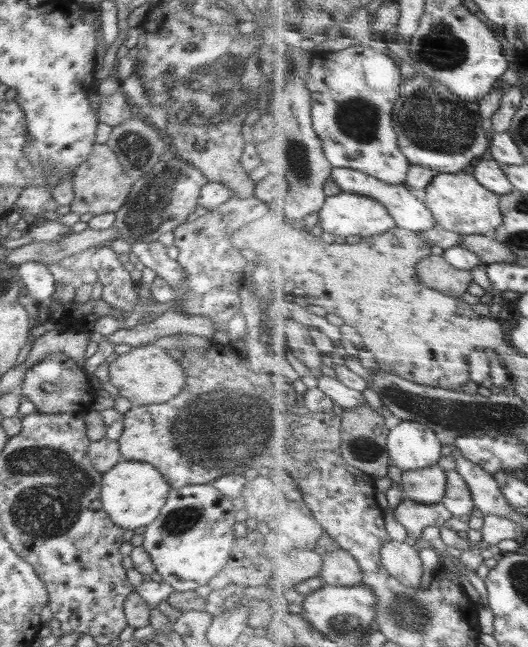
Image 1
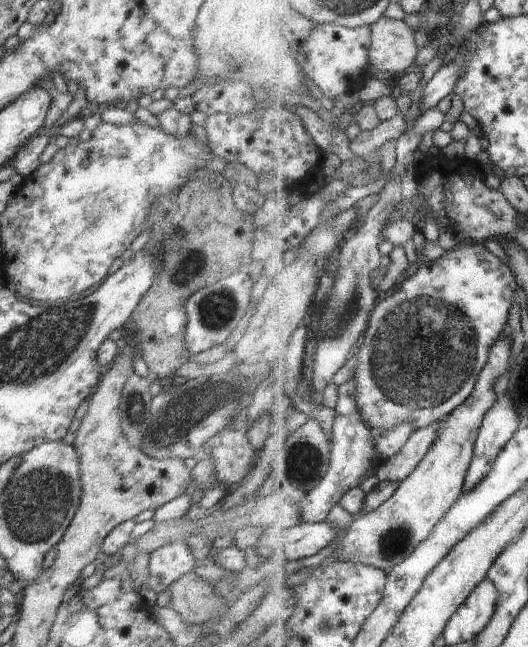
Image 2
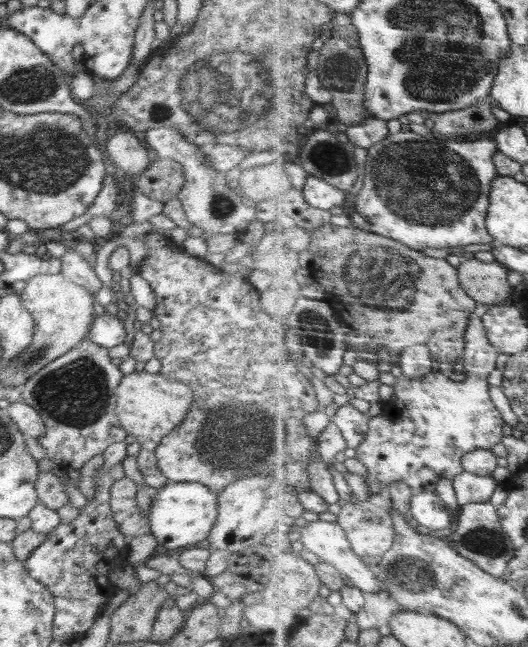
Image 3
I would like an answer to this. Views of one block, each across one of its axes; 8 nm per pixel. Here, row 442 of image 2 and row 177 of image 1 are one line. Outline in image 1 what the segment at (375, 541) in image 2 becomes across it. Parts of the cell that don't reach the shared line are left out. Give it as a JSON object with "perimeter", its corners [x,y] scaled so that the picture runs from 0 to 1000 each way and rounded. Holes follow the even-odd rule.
{"perimeter":[[[871,264],[833,267],[799,300],[805,315],[822,328],[833,351],[871,362],[936,363],[955,348],[955,328],[949,323],[953,301],[920,291],[900,269]]]}

